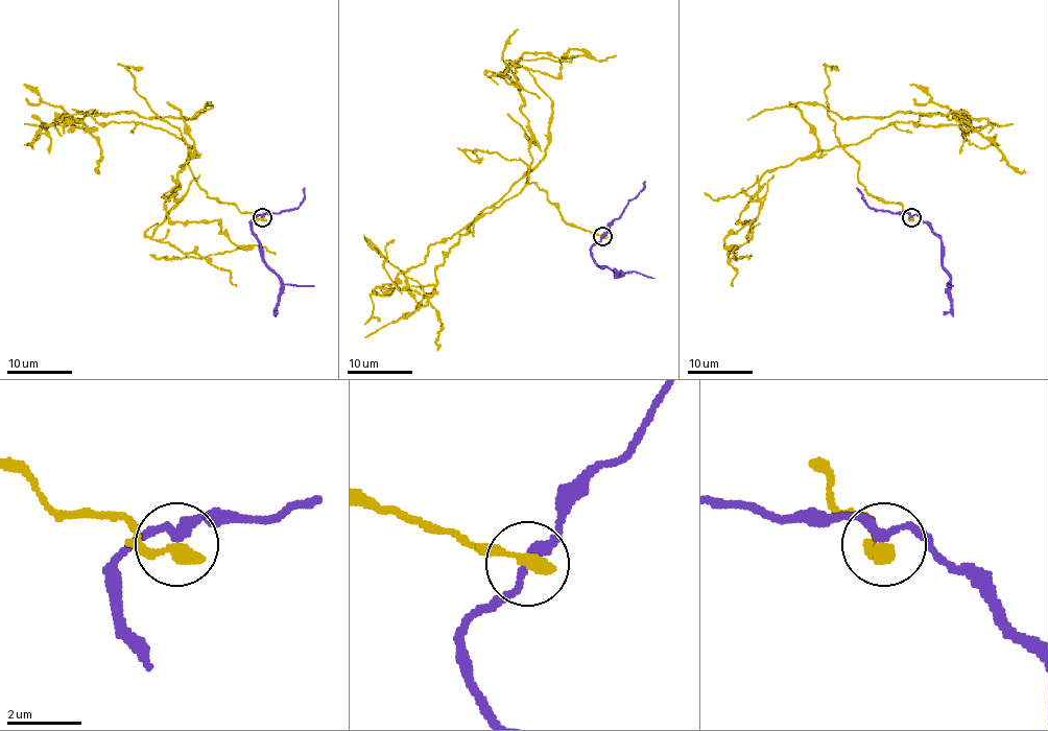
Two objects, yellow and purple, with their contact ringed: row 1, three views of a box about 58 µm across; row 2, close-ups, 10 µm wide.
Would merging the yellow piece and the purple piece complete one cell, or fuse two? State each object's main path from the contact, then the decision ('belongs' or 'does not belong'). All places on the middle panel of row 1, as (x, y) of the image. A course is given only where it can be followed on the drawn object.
course yellow (602, 237), (570, 226), (529, 170), (398, 276), (427, 297), (412, 313), (549, 145), (552, 100), (529, 72); course purple (602, 237), (591, 250), (591, 258), (599, 266), (620, 275), (617, 276), (614, 267); does not belong

